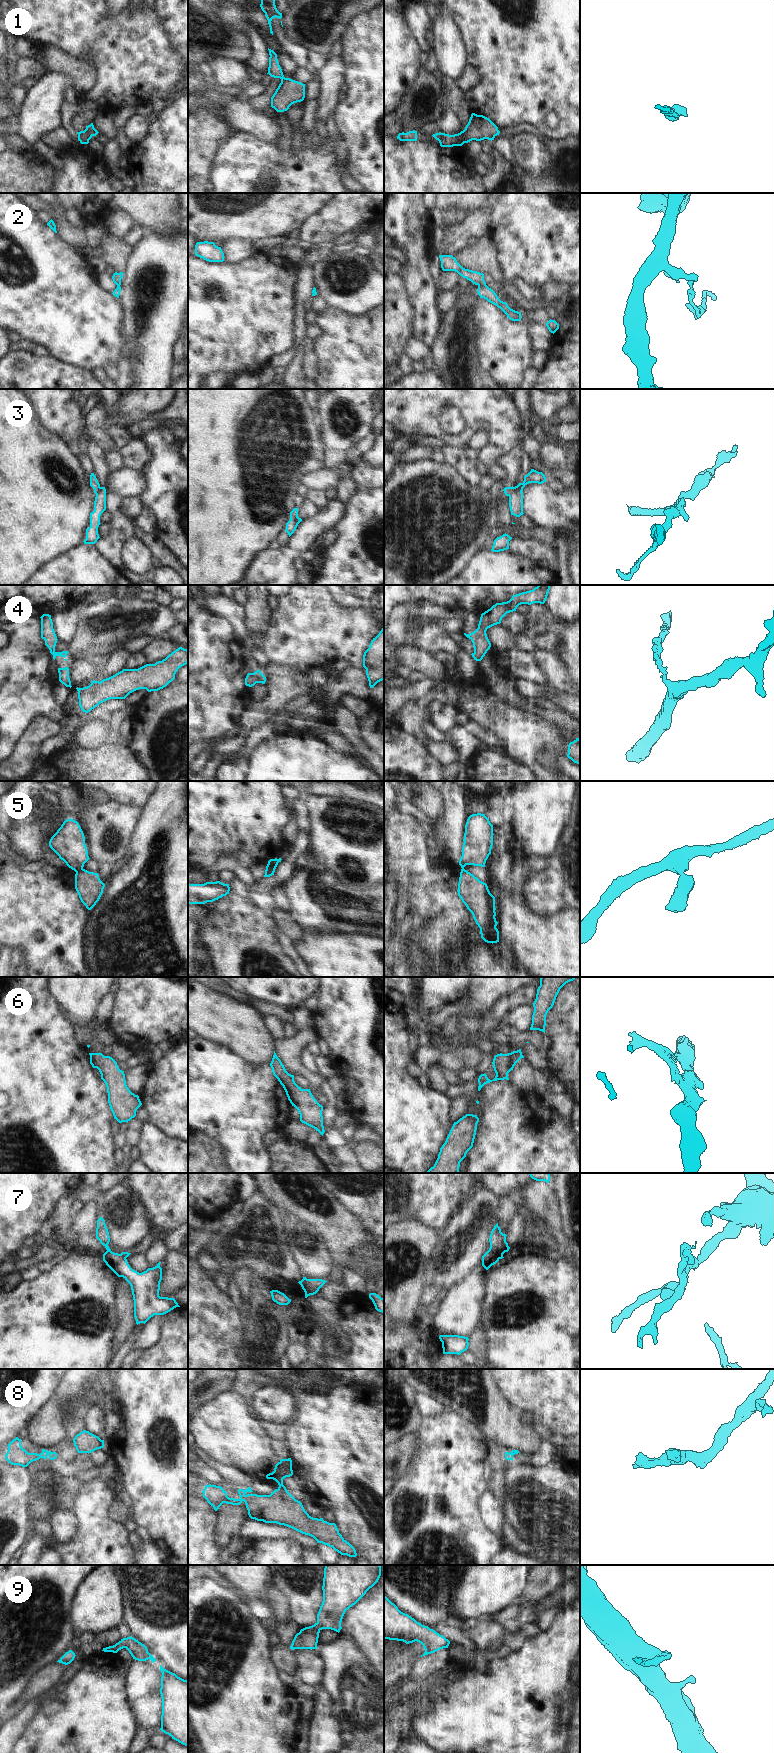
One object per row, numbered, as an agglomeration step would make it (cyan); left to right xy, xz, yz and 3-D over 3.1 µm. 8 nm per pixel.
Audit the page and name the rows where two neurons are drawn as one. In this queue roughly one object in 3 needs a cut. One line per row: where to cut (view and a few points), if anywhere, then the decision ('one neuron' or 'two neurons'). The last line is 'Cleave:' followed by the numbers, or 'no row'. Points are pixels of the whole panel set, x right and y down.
1: cut none; one neuron
2: cut yz (485, 284), (478, 286); two neurons
3: cut yz (521, 490), (514, 487), (508, 495); two neurons
4: cut none; one neuron
5: cut xy (83, 869), (76, 872); two neurons
6: cut none; one neuron
7: cut yz (489, 1249), (499, 1258); two neurons
8: cut none; one neuron
9: cut none; one neuron
Cleave: 2, 3, 5, 7

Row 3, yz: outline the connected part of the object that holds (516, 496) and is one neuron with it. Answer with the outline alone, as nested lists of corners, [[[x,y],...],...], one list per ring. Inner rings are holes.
[[[515,487],[512,489],[509,495],[509,507],[511,511],[511,515],[516,517],[520,517],[523,515],[523,492]]]

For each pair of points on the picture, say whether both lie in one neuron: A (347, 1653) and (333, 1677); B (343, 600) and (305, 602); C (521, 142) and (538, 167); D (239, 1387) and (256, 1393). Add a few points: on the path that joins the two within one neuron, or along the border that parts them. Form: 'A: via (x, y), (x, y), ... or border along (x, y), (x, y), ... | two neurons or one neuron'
A: via (343, 1659), (343, 1667), (339, 1671) | one neuron
B: border along (331, 595), (342, 606), (357, 608) | two neurons
C: via (527, 148), (537, 161) | one neuron
D: via (243, 1389), (248, 1393), (252, 1393) | one neuron

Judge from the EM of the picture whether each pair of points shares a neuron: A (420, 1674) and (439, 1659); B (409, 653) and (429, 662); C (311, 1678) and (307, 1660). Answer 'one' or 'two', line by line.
A: one
B: one
C: one

